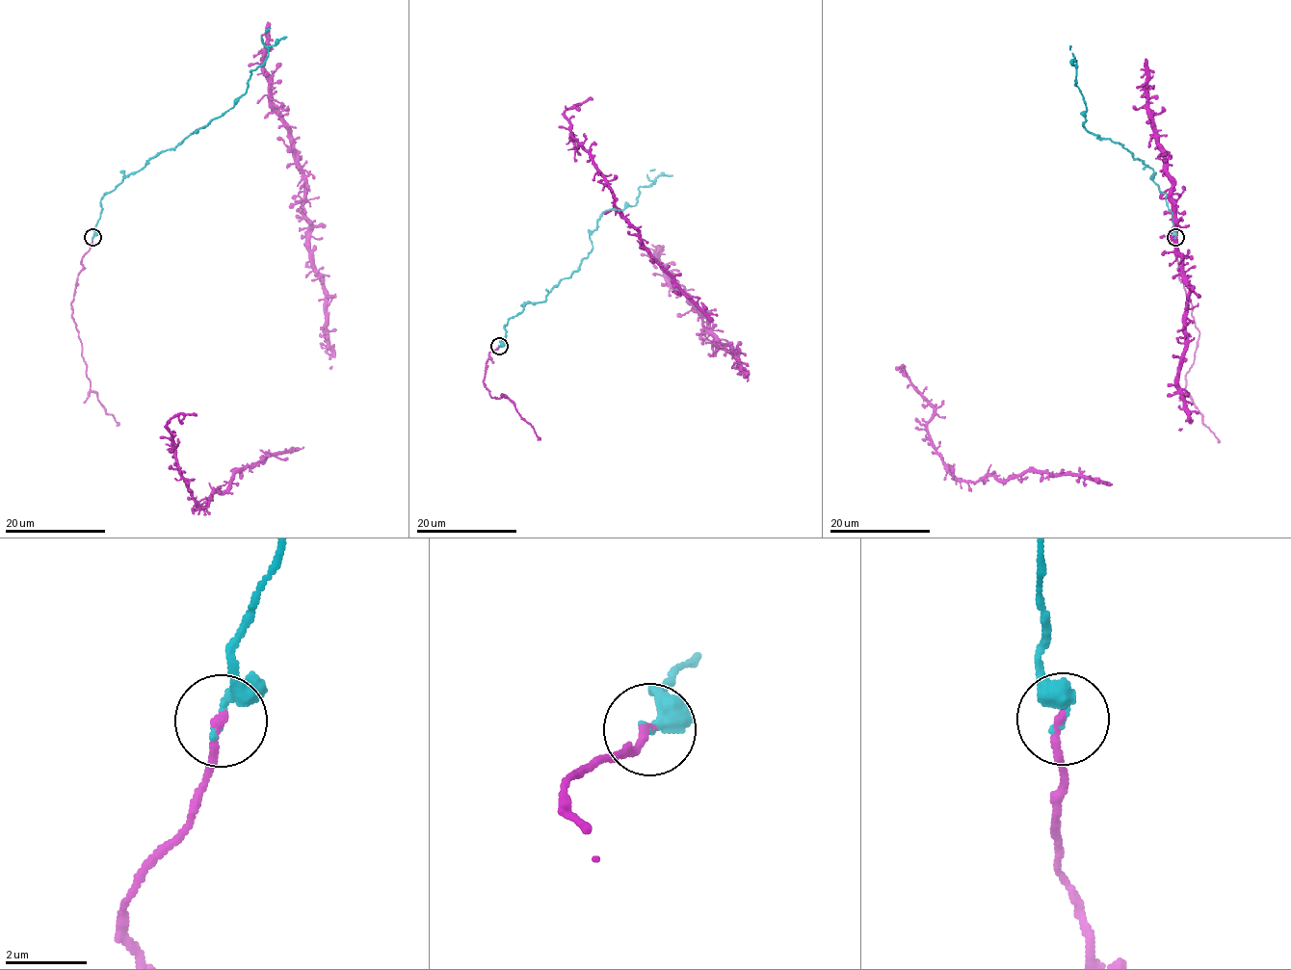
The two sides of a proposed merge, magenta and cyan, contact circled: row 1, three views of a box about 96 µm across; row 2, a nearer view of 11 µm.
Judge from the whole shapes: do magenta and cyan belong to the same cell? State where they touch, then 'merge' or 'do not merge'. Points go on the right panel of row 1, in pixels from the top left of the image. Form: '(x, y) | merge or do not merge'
(1175, 237) | merge

